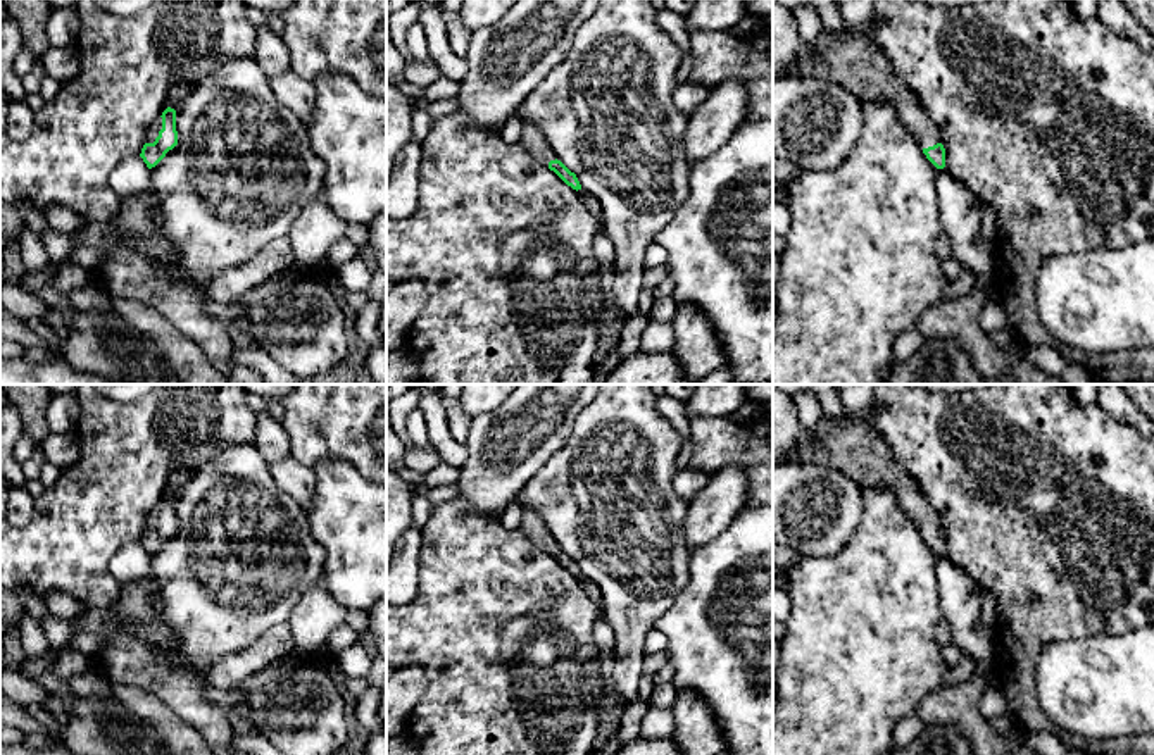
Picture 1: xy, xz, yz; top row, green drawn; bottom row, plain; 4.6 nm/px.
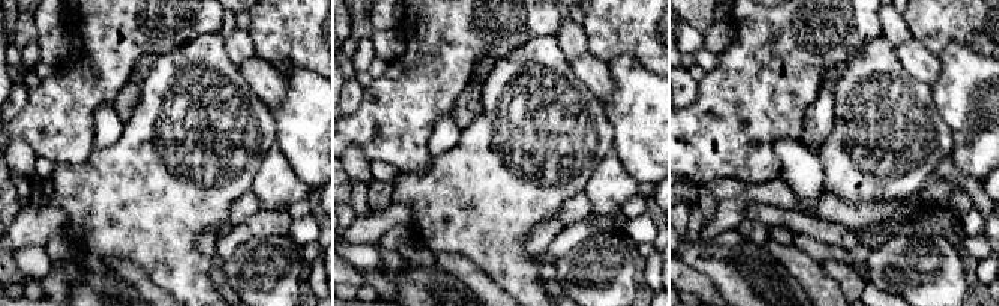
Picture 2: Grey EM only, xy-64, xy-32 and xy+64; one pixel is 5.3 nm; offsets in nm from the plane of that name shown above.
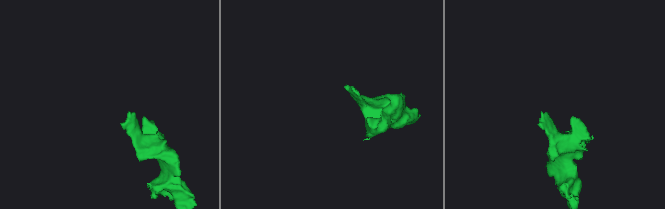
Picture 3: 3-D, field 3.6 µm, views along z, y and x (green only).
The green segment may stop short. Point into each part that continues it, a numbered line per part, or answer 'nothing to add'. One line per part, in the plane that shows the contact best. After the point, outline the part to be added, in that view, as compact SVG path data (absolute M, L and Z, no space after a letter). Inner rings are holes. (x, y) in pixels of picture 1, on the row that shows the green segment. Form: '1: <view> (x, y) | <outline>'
1: xy (152, 131) | M159 117L148 129L145 136L145 143L154 143L159 136L159 131L162 129L162 117Z

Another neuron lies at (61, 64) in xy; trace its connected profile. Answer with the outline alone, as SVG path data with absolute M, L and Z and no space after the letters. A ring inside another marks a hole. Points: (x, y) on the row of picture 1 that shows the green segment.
M76 45L72 47L50 47L41 57L40 57L45 72L48 78L52 78L59 86L71 78L78 76L81 60Z

